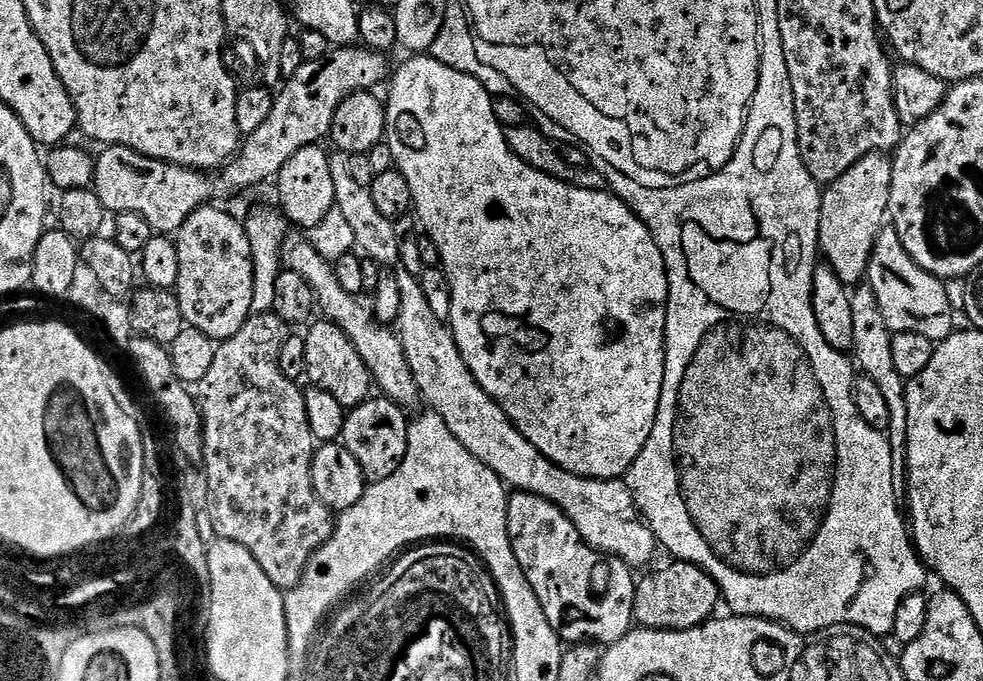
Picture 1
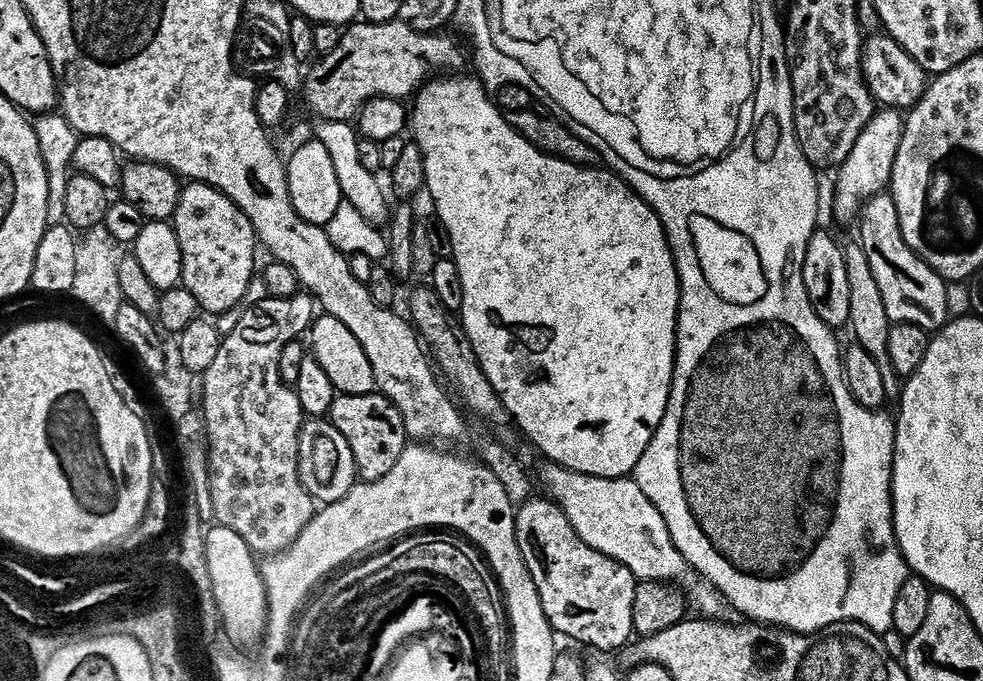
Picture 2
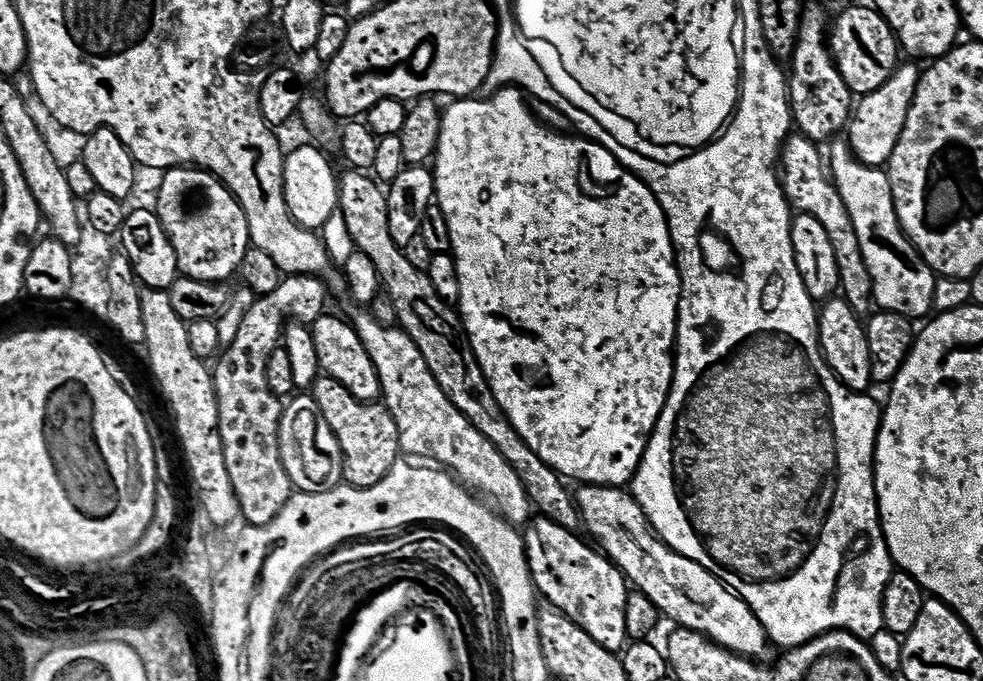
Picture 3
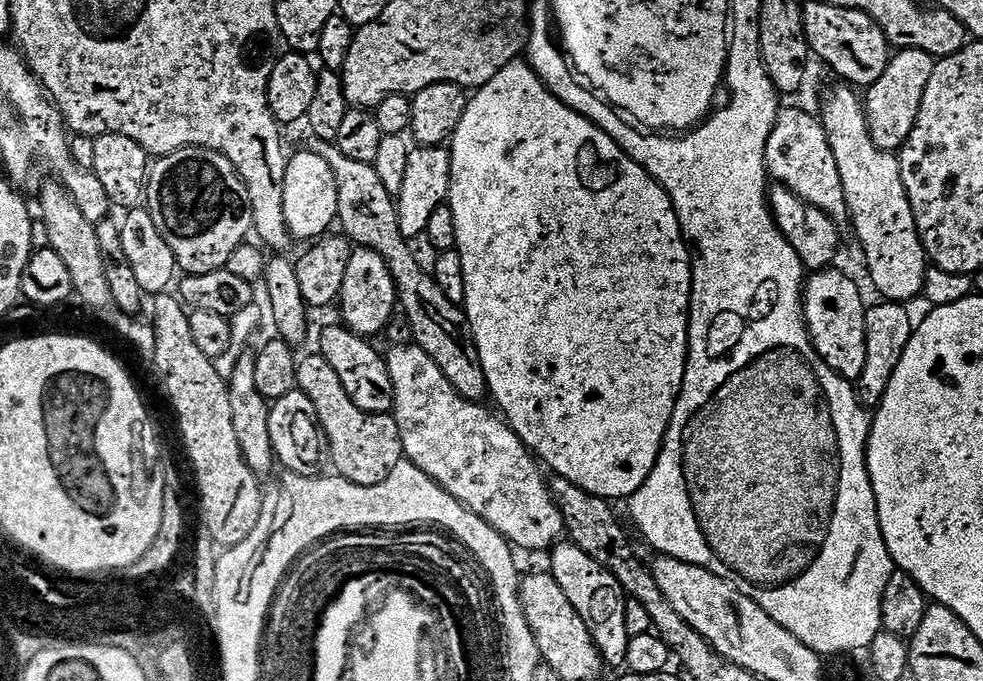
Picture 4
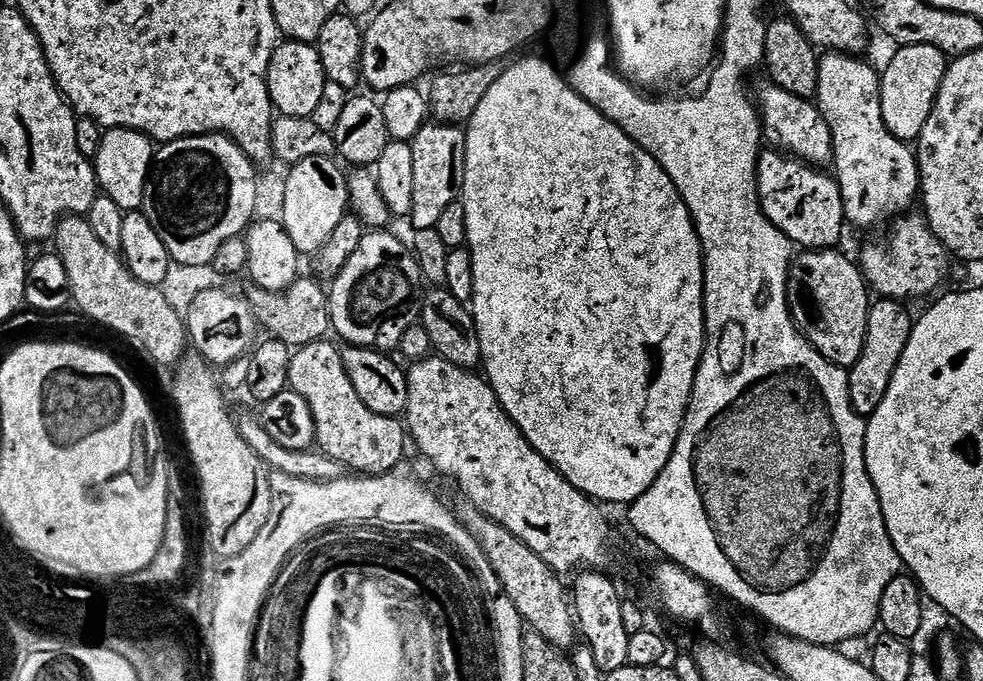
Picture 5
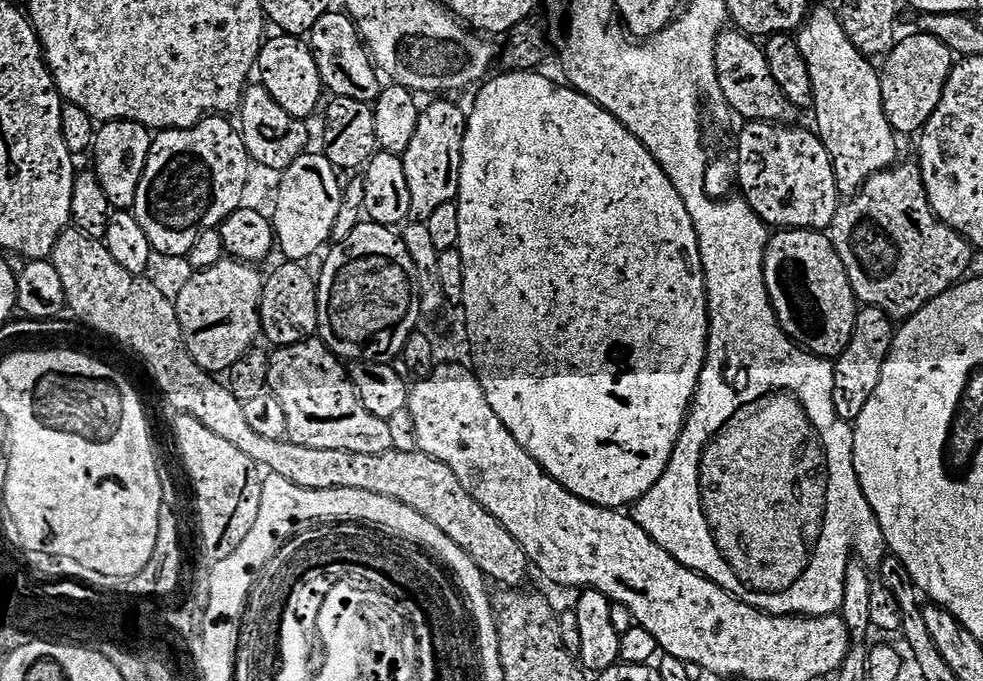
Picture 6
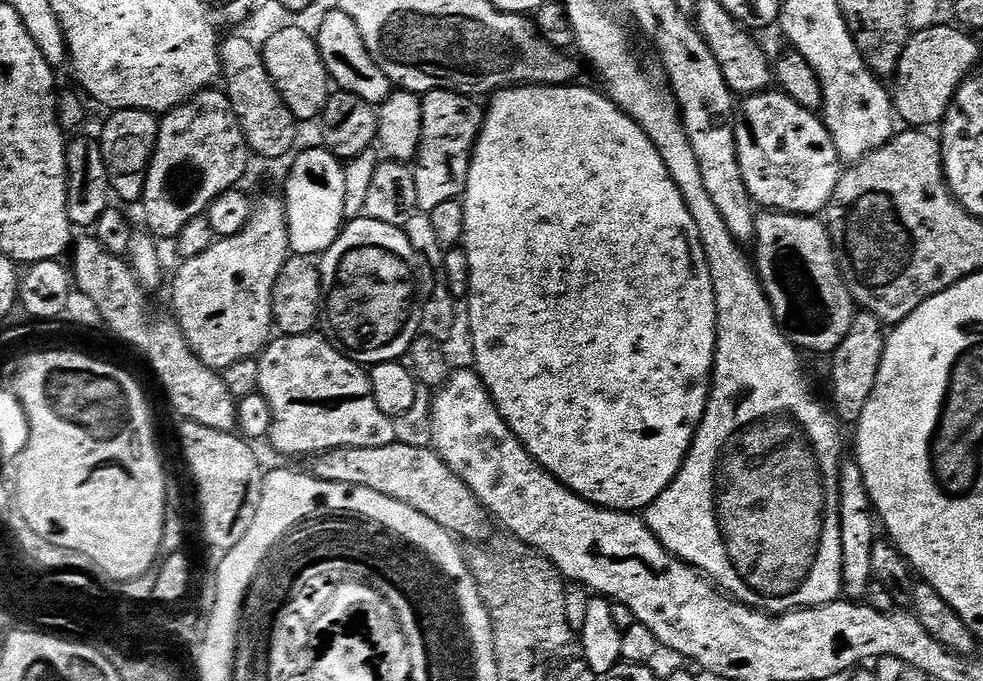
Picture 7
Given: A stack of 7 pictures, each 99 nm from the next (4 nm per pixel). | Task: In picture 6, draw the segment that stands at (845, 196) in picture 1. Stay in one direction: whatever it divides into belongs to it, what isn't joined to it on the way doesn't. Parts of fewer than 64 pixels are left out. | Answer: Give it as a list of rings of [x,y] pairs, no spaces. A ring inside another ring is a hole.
[[[908,36],[905,40],[903,37],[892,49],[886,63],[888,69],[883,69],[880,78],[886,118],[897,133],[919,133],[940,105],[944,88],[952,77],[954,53],[936,36]]]

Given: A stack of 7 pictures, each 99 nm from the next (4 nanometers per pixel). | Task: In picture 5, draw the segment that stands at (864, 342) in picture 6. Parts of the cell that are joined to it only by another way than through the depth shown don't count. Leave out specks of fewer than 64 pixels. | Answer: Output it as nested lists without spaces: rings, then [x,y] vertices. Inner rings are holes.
[[[877,299],[868,310],[868,325],[866,326],[866,342],[862,346],[862,354],[854,366],[847,369],[848,373],[848,397],[852,403],[852,409],[859,416],[870,417],[878,406],[882,406],[882,398],[886,398],[886,390],[890,386],[890,378],[902,358],[902,350],[906,350],[906,342],[912,333],[913,317],[908,317],[908,312],[899,300]]]

